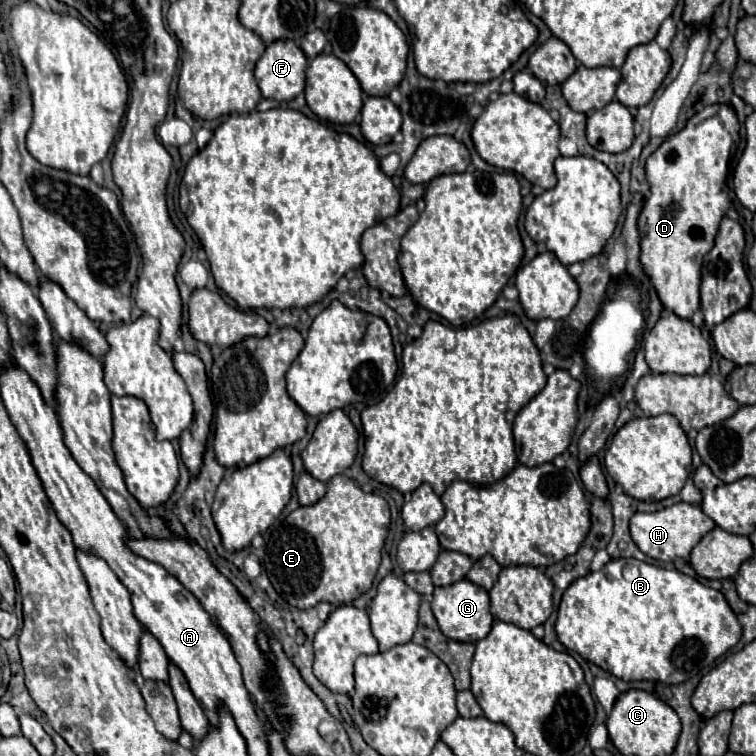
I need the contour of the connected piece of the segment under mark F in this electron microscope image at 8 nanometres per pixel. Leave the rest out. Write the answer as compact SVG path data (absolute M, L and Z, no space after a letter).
M274 41L258 59L254 77L264 99L292 101L304 91L306 55L294 41Z

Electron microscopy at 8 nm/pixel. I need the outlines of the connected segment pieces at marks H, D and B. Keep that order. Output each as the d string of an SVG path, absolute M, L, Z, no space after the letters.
M676 503L656 513L634 513L630 519L630 535L634 543L642 553L658 561L674 561L678 557L686 559L700 539L714 527L716 523L698 505L692 503Z
M714 103L694 113L686 127L662 141L662 145L646 161L646 179L650 185L650 197L646 199L642 213L638 217L640 233L640 265L650 277L650 283L662 301L664 309L672 311L680 319L692 319L694 311L700 307L700 269L704 255L712 249L714 237L718 233L720 219L726 215L730 199L726 189L728 165L732 151L740 143L738 117L732 105Z
M612 559L600 571L576 579L564 591L558 607L556 635L566 649L576 651L580 657L622 681L660 681L676 685L694 677L732 649L742 637L742 627L720 591L680 571L662 569L636 559Z

